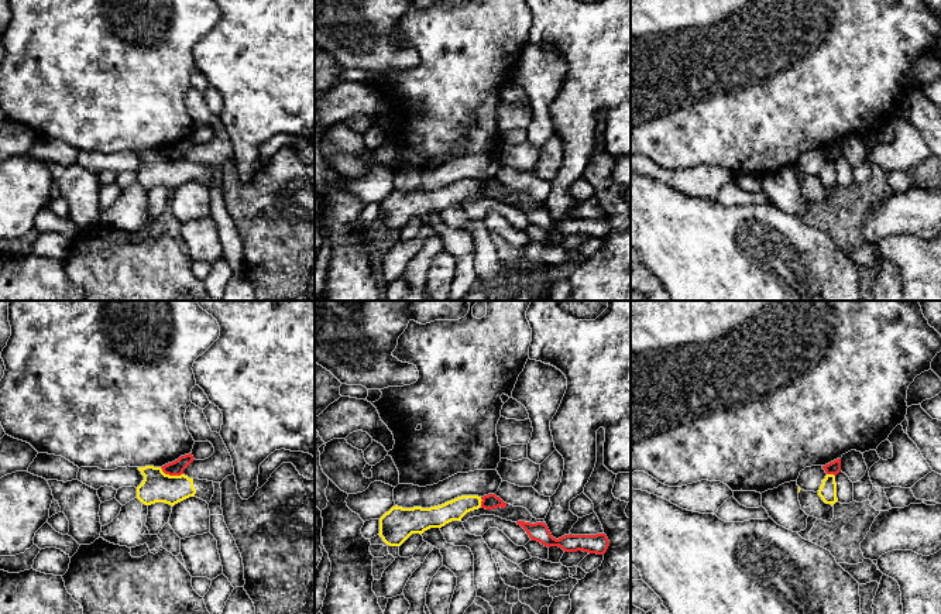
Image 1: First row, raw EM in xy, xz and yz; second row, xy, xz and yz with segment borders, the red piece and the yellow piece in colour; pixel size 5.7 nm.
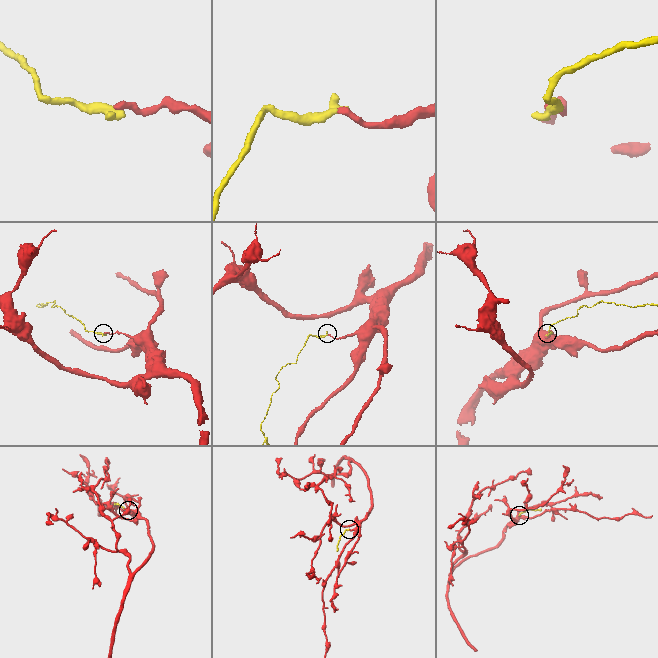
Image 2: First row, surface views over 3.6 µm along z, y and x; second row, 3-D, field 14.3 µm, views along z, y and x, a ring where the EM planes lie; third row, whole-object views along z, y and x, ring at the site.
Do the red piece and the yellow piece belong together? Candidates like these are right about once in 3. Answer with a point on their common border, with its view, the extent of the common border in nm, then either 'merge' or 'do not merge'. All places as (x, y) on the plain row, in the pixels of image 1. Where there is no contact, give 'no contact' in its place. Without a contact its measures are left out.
contact xy (171, 158); length 140 nm; do not merge

